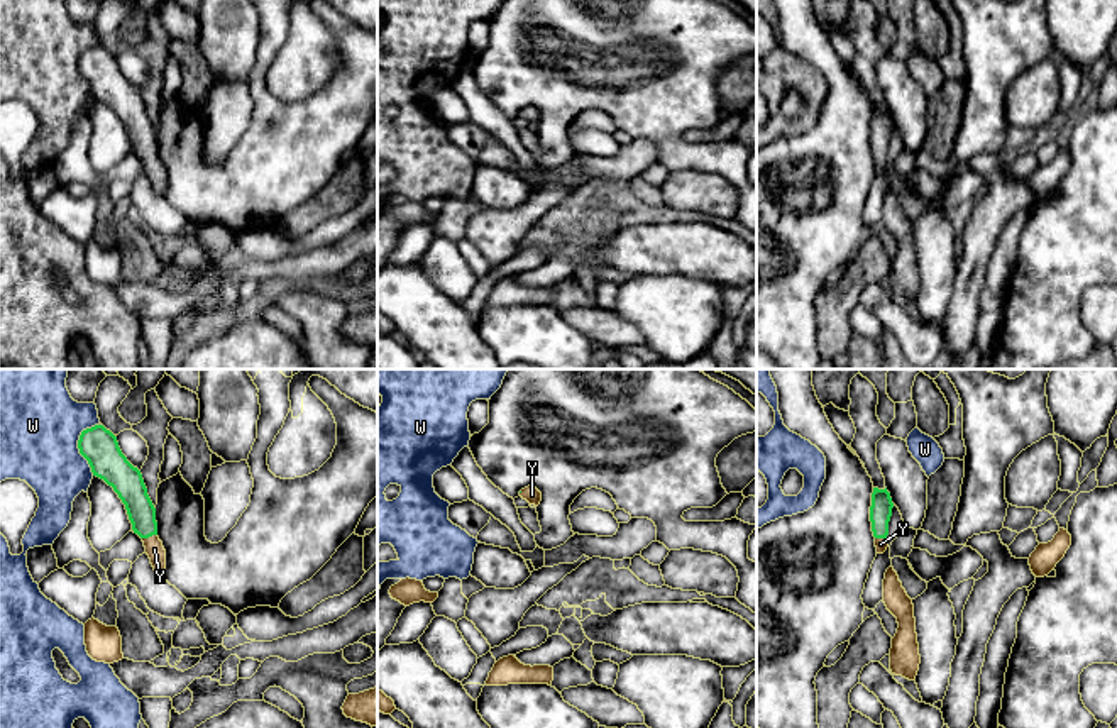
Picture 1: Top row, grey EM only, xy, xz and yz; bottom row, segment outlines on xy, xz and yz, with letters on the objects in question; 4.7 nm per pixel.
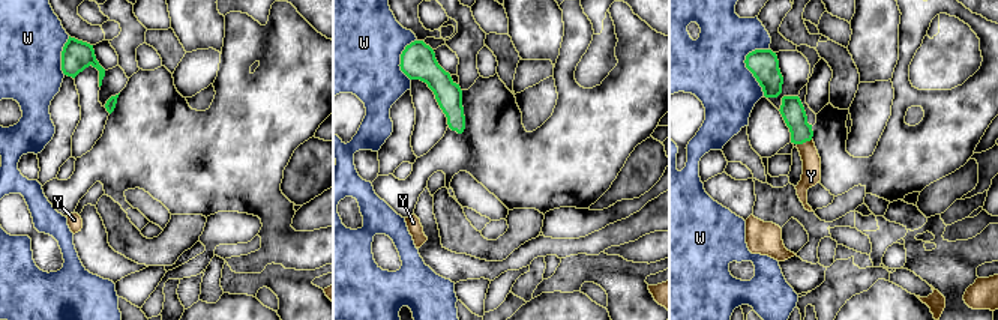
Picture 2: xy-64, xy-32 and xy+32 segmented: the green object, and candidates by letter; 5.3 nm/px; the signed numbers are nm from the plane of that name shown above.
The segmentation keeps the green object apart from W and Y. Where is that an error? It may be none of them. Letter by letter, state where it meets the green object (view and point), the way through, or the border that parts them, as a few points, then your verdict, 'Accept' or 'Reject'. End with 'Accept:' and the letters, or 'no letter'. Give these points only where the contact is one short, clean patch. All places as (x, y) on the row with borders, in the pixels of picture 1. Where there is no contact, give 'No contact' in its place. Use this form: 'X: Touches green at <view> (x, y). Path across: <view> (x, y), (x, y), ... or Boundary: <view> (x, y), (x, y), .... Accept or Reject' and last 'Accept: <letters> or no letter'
W: Touches green at xy (78, 444). Reject
Y: Touches green at xy (149, 535). Path across: xy (131, 488), (149, 535), (154, 549). Accept
Accept: Y

